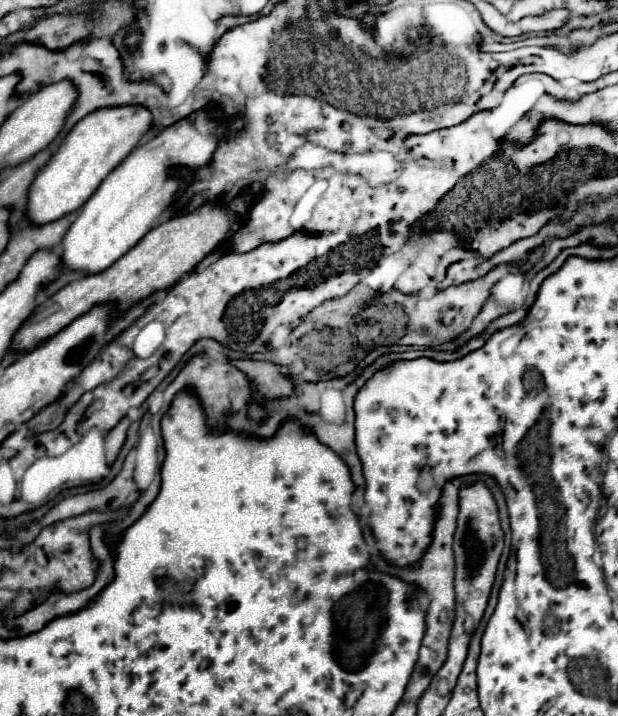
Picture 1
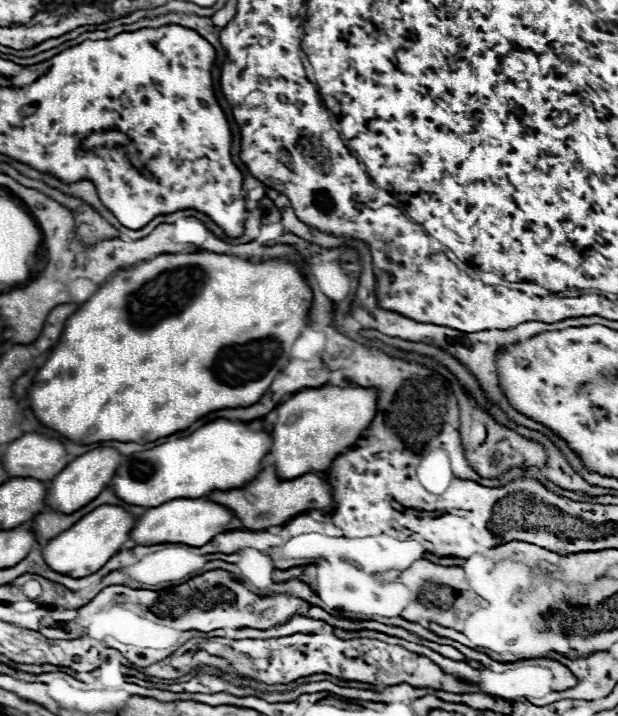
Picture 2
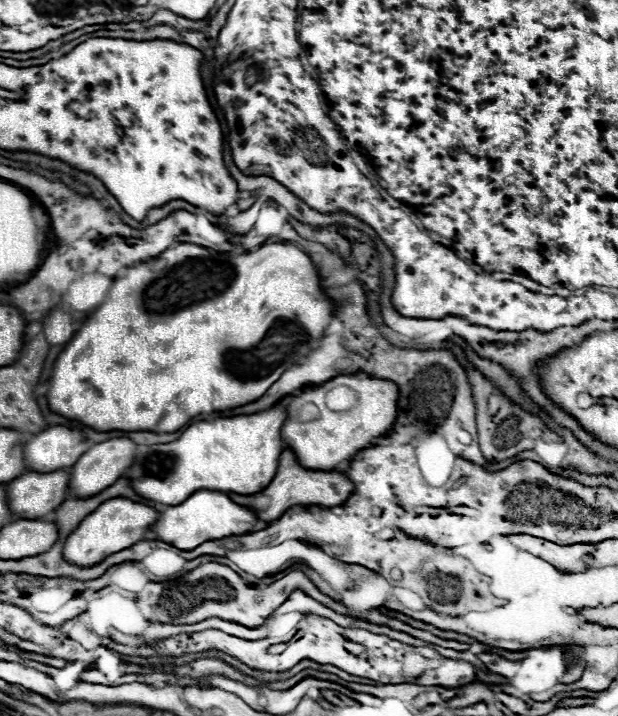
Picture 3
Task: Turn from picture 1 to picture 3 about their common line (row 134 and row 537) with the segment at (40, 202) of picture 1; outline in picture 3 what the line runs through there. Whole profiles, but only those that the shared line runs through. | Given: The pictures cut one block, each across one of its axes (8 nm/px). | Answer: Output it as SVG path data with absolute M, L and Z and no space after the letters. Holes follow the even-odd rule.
M116 498L116 500L106 500L96 508L96 512L88 514L78 528L68 536L64 542L64 560L70 564L76 564L80 568L88 568L92 564L100 564L104 556L116 554L124 548L130 548L132 544L144 540L144 534L150 524L154 524L158 518L158 512L154 508L148 508L144 504L126 500L126 498Z

